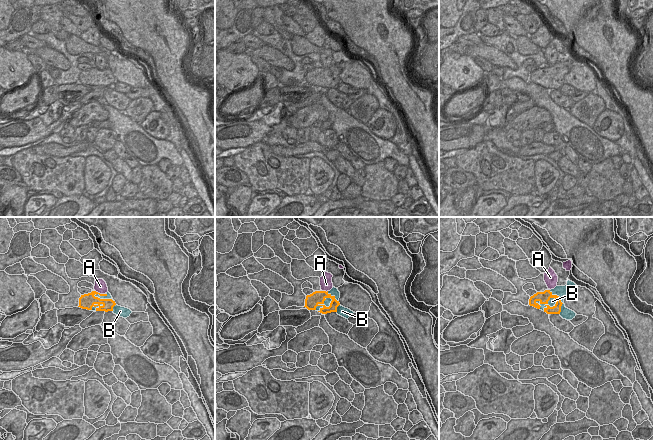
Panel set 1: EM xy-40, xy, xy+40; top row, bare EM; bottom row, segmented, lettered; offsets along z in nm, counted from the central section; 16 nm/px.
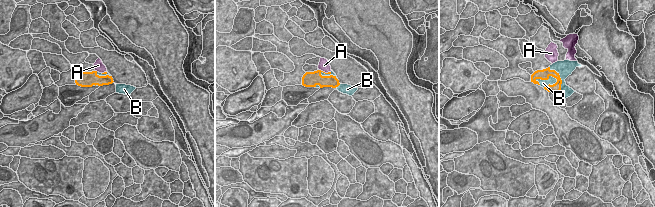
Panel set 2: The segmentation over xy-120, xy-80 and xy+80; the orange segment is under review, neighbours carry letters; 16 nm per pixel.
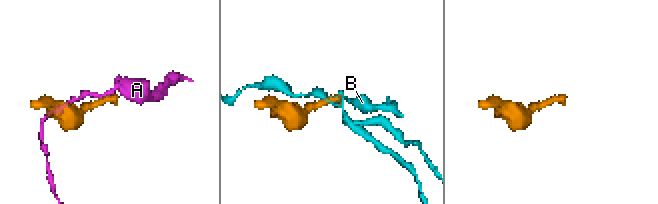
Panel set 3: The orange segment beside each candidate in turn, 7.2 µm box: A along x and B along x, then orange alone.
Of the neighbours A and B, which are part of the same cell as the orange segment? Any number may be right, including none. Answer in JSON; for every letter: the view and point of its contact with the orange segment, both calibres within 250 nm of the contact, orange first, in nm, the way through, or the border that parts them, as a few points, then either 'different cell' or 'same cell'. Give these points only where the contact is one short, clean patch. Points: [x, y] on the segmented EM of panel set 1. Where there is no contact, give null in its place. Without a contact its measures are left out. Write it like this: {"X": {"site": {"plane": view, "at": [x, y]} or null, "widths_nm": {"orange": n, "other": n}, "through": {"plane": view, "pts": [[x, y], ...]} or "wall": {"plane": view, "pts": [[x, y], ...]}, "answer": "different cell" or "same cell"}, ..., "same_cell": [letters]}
{"A": {"site": {"plane": "xy-40", "at": [99, 293]}, "widths_nm": {"orange": 240, "other": 190}, "answer": "same cell"}, "B": {"site": {"plane": "xy+40", "at": [545, 303]}, "widths_nm": {"orange": 180, "other": 120}, "answer": "different cell"}, "same_cell": ["A"]}

